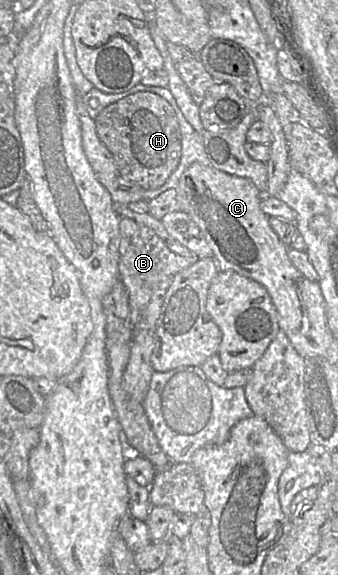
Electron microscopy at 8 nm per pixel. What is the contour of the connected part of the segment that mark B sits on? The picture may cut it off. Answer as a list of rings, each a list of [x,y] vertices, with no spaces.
[[[120,218],[119,231],[119,279],[129,295],[132,328],[154,332],[166,292],[174,276],[189,267],[191,260],[172,252],[152,229],[130,218]]]

